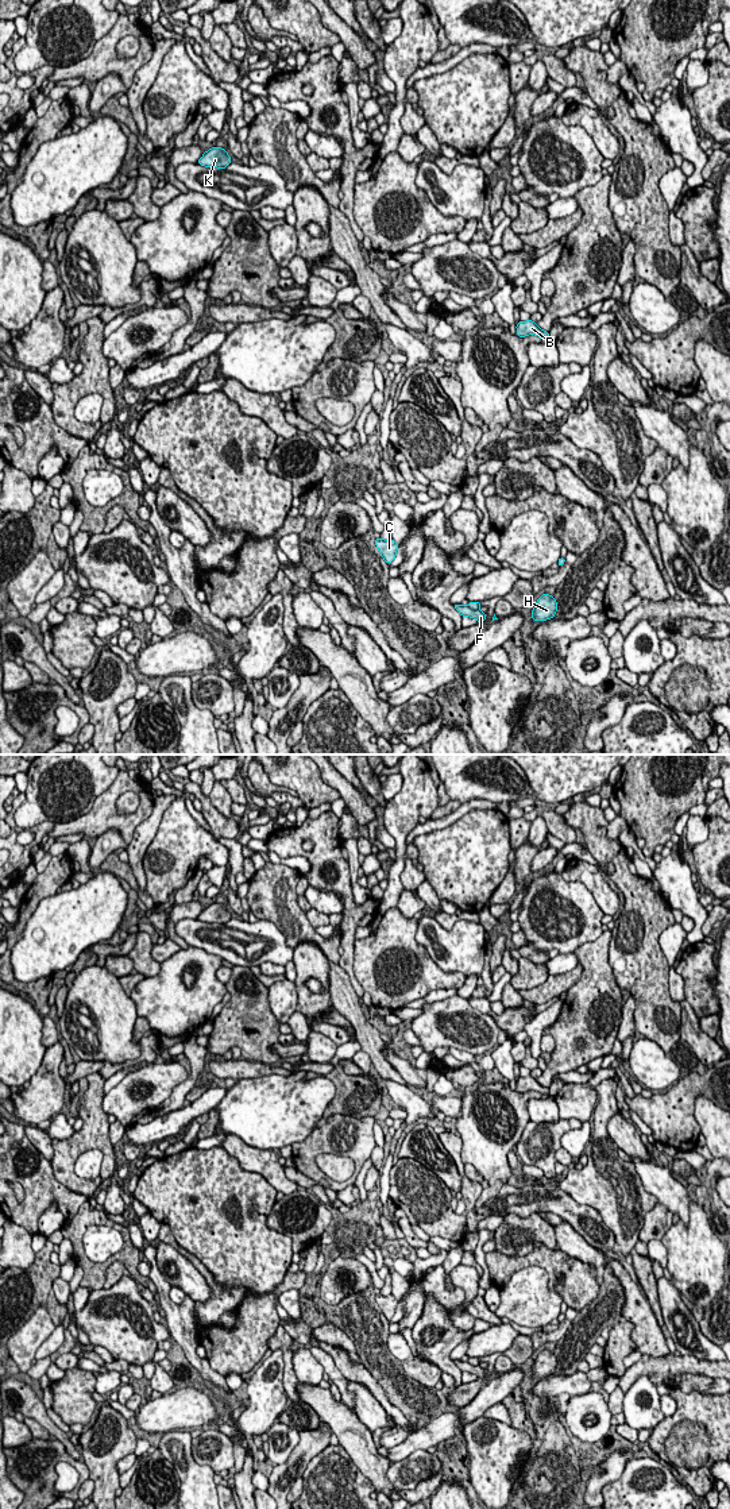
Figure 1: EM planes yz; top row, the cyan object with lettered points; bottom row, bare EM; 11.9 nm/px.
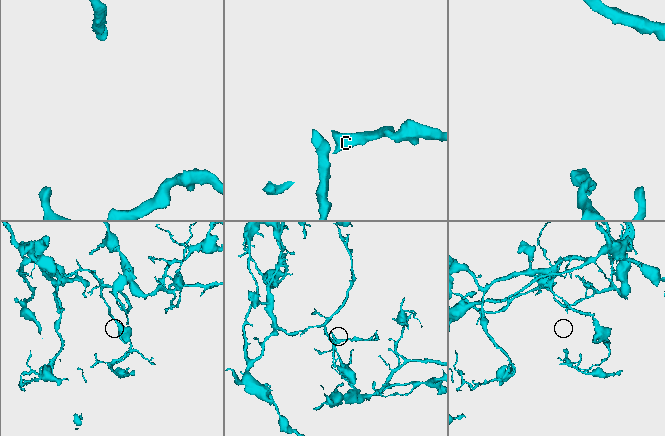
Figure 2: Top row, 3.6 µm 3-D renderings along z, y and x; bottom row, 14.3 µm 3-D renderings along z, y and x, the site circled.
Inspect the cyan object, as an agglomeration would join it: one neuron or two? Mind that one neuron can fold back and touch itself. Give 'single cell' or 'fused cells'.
fused cells

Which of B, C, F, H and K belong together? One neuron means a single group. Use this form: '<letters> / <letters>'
B K / C F H

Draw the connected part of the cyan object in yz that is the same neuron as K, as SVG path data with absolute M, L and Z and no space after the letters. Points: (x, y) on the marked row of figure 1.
M215 146L210 150L205 151L197 163L201 166L219 167L224 170L231 163L231 157L224 148Z

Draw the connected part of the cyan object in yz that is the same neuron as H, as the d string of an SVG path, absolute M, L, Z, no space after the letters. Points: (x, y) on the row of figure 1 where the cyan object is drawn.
M542 594L533 610L532 610L532 620L533 621L546 621L555 617L557 611L557 602L555 601L553 595Z

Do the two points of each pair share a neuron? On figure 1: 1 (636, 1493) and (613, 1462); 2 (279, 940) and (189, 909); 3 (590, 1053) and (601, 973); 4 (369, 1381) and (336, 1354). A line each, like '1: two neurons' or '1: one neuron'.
1: two neurons
2: two neurons
3: one neuron
4: one neuron

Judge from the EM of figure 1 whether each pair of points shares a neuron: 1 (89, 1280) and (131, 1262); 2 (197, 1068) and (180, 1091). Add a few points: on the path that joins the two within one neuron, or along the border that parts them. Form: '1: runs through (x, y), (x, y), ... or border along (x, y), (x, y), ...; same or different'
1: runs through (100, 1269), (112, 1258), (120, 1257); same
2: runs through (194, 1073), (185, 1085); same

